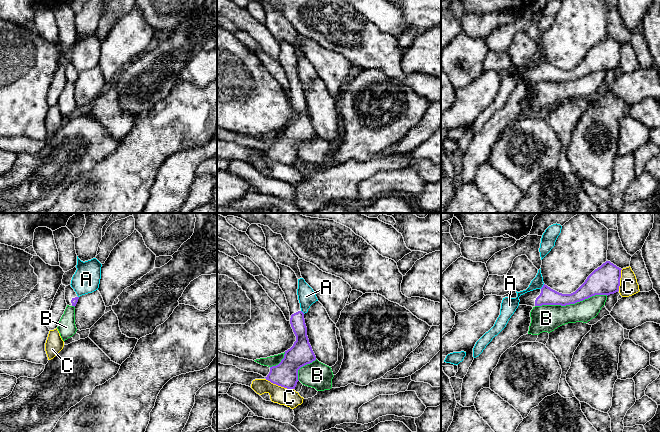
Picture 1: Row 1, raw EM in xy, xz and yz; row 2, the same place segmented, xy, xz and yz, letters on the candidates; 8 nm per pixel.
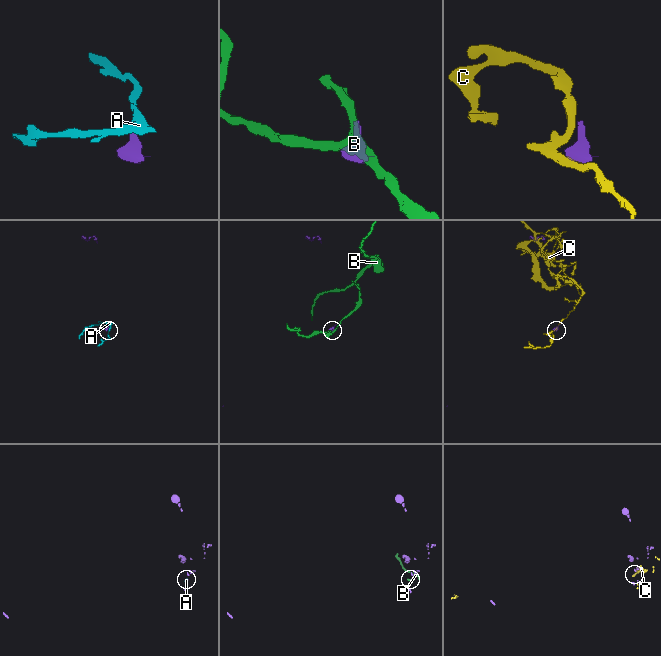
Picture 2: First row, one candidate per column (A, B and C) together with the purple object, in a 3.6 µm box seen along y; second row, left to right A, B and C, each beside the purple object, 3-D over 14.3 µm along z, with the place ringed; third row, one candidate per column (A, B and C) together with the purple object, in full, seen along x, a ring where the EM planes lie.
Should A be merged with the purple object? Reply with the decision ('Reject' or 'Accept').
Reject

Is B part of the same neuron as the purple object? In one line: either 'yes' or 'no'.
no

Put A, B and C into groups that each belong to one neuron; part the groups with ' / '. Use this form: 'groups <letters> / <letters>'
groups A / B / C

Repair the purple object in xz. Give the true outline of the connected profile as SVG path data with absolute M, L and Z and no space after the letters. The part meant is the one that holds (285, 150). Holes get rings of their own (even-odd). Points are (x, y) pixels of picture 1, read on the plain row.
M276 39L280 45L279 62L285 70L289 88L290 100L296 112L293 122L285 127L281 138L270 143L266 156L273 160L295 165L298 156L298 146L316 136L307 112L304 89L301 87L298 76L298 54L295 48L288 42Z

